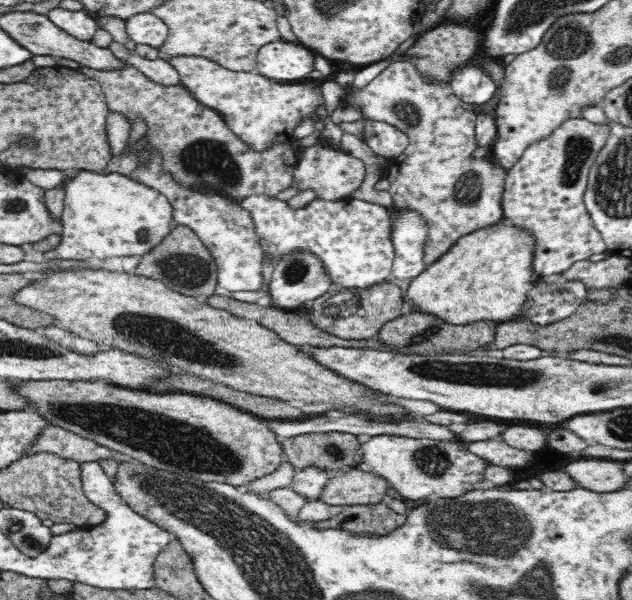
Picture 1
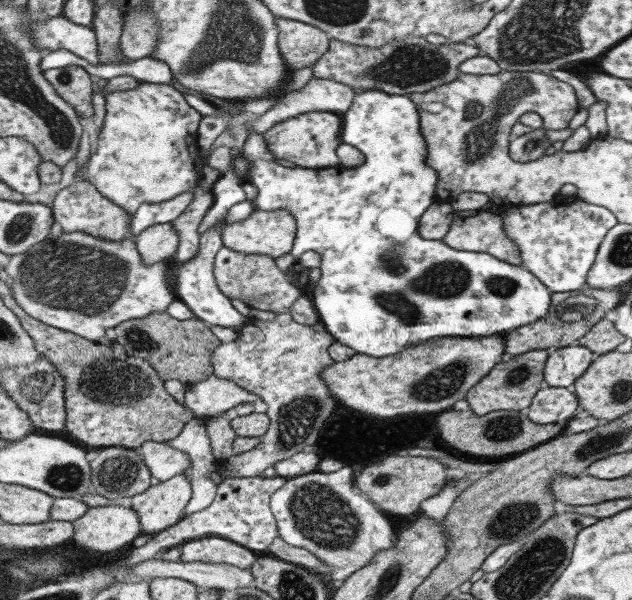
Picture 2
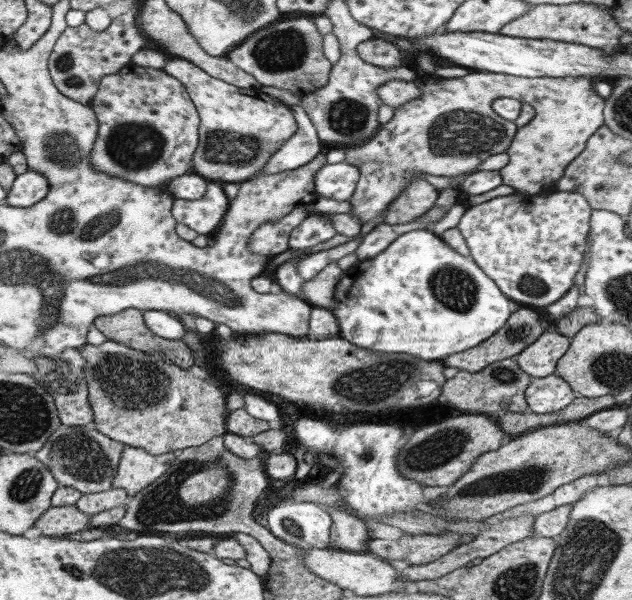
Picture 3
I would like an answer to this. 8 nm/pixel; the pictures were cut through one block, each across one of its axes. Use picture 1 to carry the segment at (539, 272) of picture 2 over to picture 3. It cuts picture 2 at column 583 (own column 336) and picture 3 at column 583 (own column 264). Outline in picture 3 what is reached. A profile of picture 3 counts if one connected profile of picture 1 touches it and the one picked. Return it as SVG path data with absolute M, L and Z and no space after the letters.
M554 190L549 195L514 192L468 206L461 215L459 232L466 242L469 256L509 300L534 308L558 301L573 286L575 272L581 266L589 232L591 207L581 194Z

